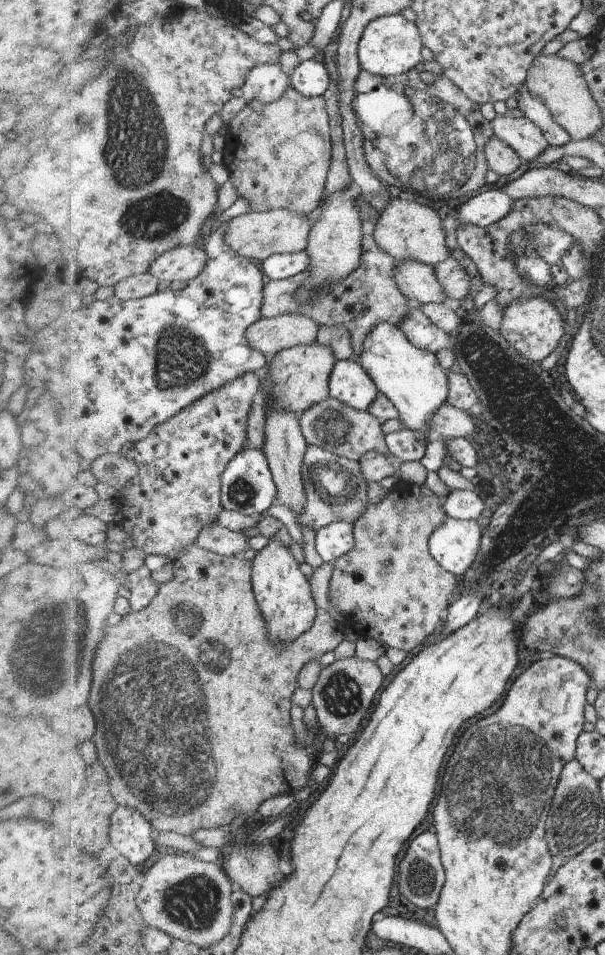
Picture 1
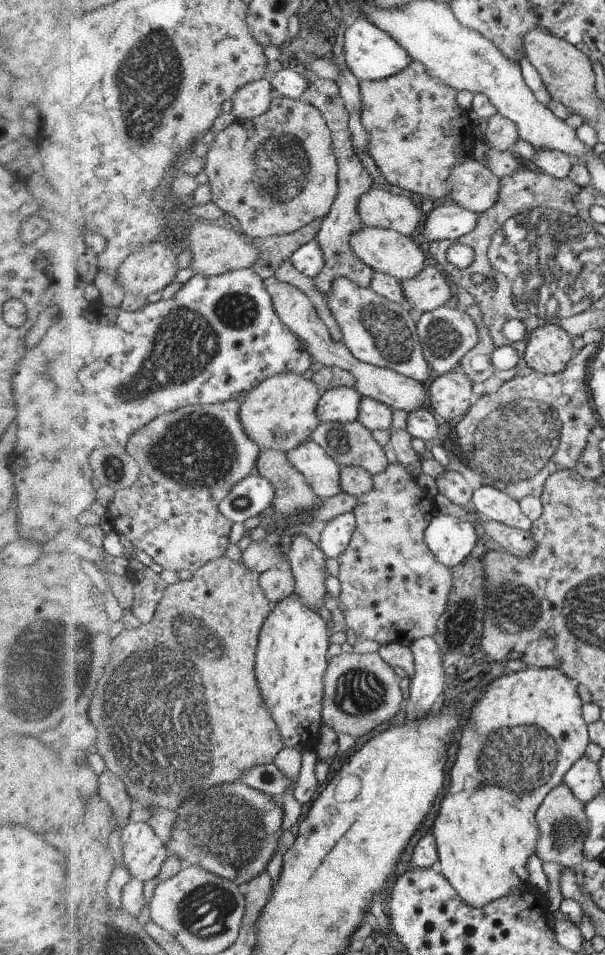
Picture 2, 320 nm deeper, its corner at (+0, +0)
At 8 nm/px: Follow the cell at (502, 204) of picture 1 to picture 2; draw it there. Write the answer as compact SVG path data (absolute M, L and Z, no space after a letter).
M447 201L427 214L421 243L426 249L427 246L438 241L446 239L456 241L462 235L470 234L475 230L478 218L479 215L473 210Z

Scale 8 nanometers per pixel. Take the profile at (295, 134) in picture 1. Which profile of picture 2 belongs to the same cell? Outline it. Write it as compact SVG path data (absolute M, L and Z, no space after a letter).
M276 95L270 110L262 116L243 120L235 120L224 131L217 134L214 142L210 146L208 157L206 158L206 167L204 168L205 177L209 179L212 190L212 200L217 206L219 206L226 214L235 216L240 222L240 229L245 232L246 235L262 241L264 238L270 238L270 236L292 234L292 232L298 232L300 228L311 225L316 219L322 220L329 214L330 207L333 206L334 199L337 196L337 157L333 151L332 145L332 130L329 128L328 122L325 120L324 114L316 108L308 100L304 99L291 99L290 97L284 97Z

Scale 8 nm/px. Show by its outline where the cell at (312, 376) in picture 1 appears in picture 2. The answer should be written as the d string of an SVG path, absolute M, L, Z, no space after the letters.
M282 373L257 386L246 398L241 417L246 432L264 449L278 449L289 454L312 440L314 429L320 424L317 404L321 398L320 388L313 378L298 373Z

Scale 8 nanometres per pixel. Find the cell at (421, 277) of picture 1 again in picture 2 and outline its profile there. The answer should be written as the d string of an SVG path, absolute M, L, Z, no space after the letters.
M361 226L361 231L350 235L349 243L353 248L355 255L364 264L373 268L374 271L380 271L400 282L404 279L414 278L425 266L427 252L420 241L404 236L394 229L385 229L378 227Z

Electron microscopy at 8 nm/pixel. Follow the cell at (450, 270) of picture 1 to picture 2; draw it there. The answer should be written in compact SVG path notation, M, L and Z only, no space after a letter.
M432 264L425 266L414 278L401 280L401 288L408 308L424 313L444 306L453 293L442 270Z

